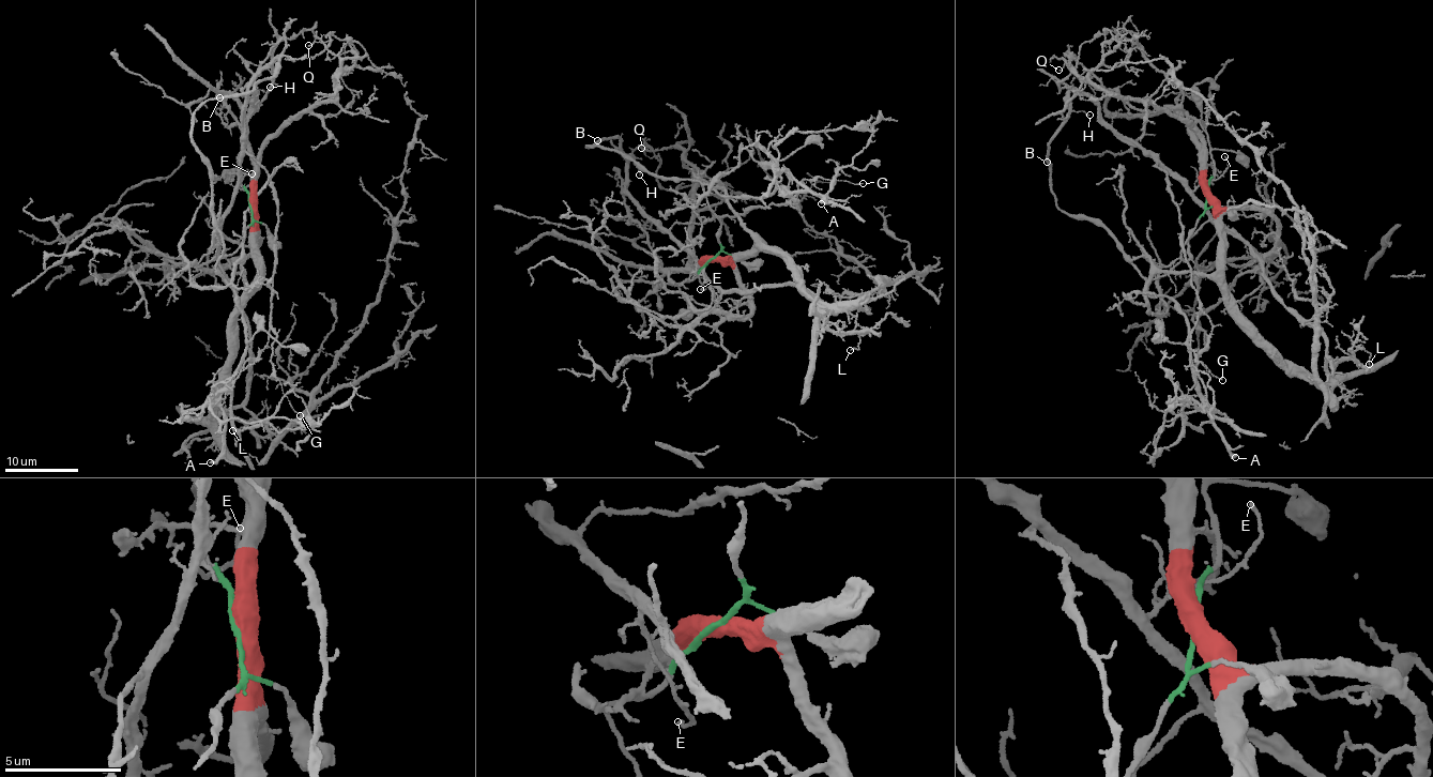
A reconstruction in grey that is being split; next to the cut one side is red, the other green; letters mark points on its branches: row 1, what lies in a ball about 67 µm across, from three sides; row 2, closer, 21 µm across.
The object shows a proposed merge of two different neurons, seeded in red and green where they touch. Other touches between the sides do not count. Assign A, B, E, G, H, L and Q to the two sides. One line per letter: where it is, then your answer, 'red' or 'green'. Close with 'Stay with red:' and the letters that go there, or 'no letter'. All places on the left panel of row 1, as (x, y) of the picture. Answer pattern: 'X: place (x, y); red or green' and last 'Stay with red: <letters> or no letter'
A: place (210, 462); green
B: place (219, 97); green
E: place (252, 173); green
G: place (300, 415); green
H: place (270, 87); green
L: place (232, 430); red
Q: place (308, 45); green
Stay with red: L

